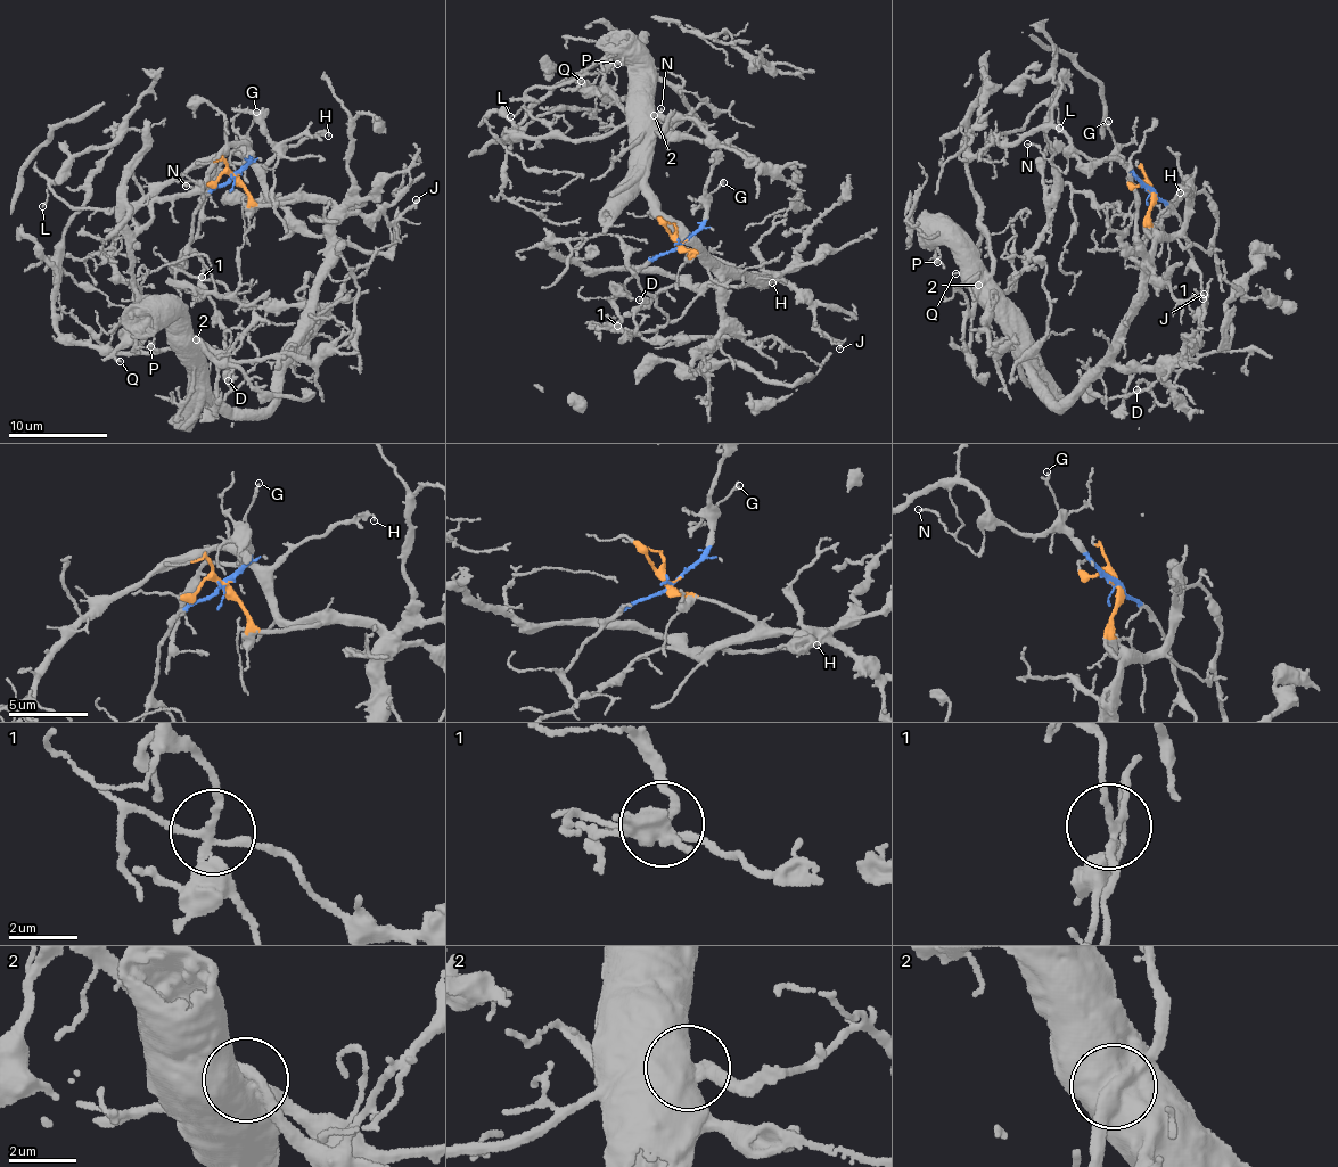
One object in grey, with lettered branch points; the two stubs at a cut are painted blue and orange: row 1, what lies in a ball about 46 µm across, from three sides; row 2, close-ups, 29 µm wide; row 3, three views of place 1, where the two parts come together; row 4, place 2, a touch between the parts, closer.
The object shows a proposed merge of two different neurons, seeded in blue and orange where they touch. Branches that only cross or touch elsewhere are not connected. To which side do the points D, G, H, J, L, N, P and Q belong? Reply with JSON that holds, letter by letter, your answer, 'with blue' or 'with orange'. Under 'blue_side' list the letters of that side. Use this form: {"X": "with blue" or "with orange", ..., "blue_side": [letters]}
{"D": "with blue", "G": "with blue", "H": "with orange", "J": "with orange", "L": "with blue", "N": "with blue", "P": "with orange", "Q": "with blue", "blue_side": ["D", "G", "L", "N", "Q"]}

